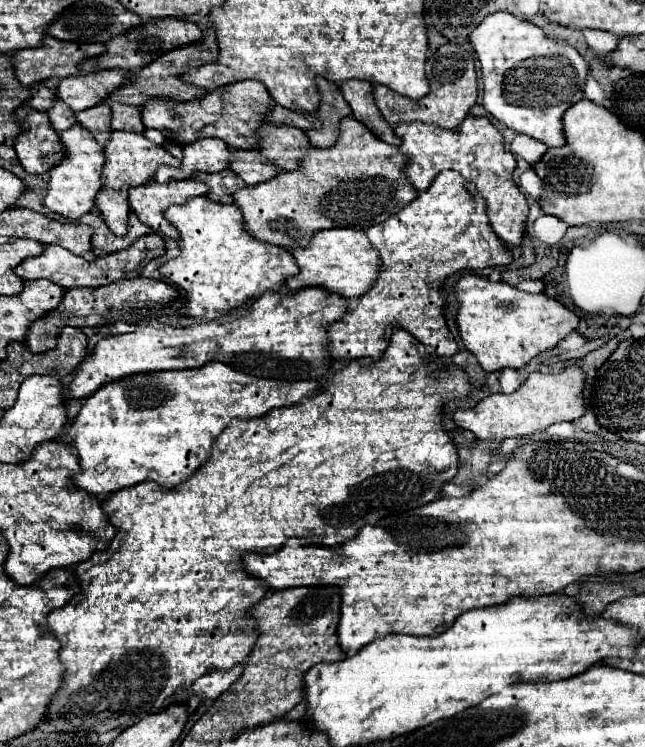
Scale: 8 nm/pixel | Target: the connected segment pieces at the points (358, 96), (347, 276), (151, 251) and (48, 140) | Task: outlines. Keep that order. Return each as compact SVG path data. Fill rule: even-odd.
M348 80L340 84L340 90L348 104L352 106L354 118L360 120L370 132L374 132L378 138L382 138L388 144L400 146L400 138L394 134L394 128L384 120L382 112L376 108L376 102L372 98L374 86L366 80Z
M334 228L316 232L310 242L310 248L292 250L292 256L300 266L300 274L286 280L286 288L292 292L318 286L342 294L344 298L360 298L374 286L382 268L382 260L378 252L372 250L366 232L354 228Z
M148 234L144 238L140 238L138 242L132 244L132 248L122 250L120 254L106 254L106 256L98 256L94 262L88 262L84 258L76 258L76 254L68 252L66 248L60 246L46 246L42 256L36 258L28 258L24 260L20 266L16 266L16 274L24 280L38 280L38 278L46 278L54 284L60 284L62 288L100 288L118 280L130 280L130 278L138 278L144 270L144 266L148 262L152 262L154 258L160 258L164 254L166 246L164 240L158 234Z
M28 106L18 112L22 122L22 132L16 138L14 150L20 158L20 164L30 174L46 174L66 156L64 146L60 144L58 132L48 120L48 112L40 112Z

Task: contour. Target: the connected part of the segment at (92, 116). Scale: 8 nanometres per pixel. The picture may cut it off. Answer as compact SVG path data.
M100 104L100 106L94 106L94 108L88 108L88 110L82 110L82 112L76 112L76 118L82 126L86 126L94 136L96 140L102 144L102 134L108 134L112 132L110 128L110 120L112 120L112 110L108 104Z

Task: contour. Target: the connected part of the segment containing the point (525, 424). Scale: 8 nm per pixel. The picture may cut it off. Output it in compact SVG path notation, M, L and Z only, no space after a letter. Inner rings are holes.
M570 366L560 374L540 374L532 372L530 378L520 386L520 390L512 394L492 394L478 402L470 410L456 410L454 422L470 430L480 440L506 440L506 438L522 438L534 432L542 432L556 422L574 422L584 416L584 384L586 372L578 366Z

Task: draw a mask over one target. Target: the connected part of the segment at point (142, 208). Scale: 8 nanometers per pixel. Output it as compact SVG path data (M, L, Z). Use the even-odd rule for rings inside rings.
M198 180L168 182L168 184L152 182L150 186L132 188L130 194L128 194L128 200L130 200L130 208L136 212L140 222L150 226L160 236L168 236L168 238L178 240L180 232L170 222L168 222L168 228L166 228L164 212L172 204L184 204L190 198L206 196L208 192L210 192L208 186L198 182Z

